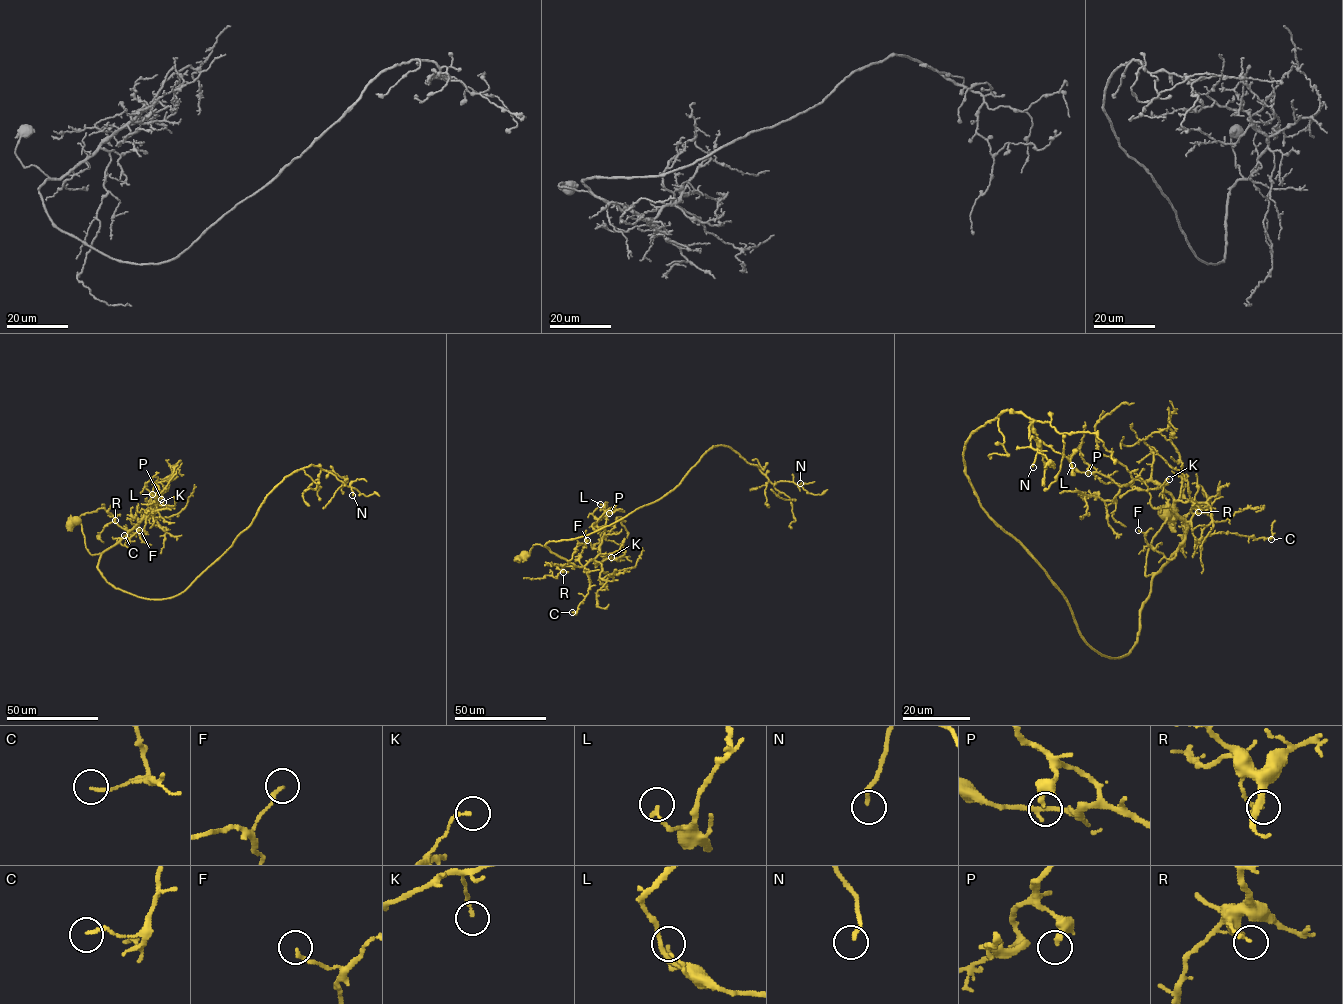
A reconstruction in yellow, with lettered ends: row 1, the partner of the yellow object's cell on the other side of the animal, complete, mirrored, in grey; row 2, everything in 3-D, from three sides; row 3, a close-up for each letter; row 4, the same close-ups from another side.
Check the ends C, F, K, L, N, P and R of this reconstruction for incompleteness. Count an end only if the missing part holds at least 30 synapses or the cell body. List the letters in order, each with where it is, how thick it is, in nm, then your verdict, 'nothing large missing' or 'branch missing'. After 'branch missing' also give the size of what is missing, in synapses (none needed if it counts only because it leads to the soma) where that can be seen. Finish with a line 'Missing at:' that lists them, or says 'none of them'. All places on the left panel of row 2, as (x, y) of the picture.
C: place (124, 535); calibre 130 nm; nothing large missing
F: place (139, 530); calibre 140 nm; nothing large missing
K: place (163, 502); calibre 140 nm; nothing large missing
L: place (152, 494); calibre 160 nm; nothing large missing
N: place (352, 495); calibre 160 nm; nothing large missing
P: place (161, 499); calibre 300 nm; nothing large missing
R: place (115, 520); calibre 150 nm; nothing large missing
Missing at: none of them

